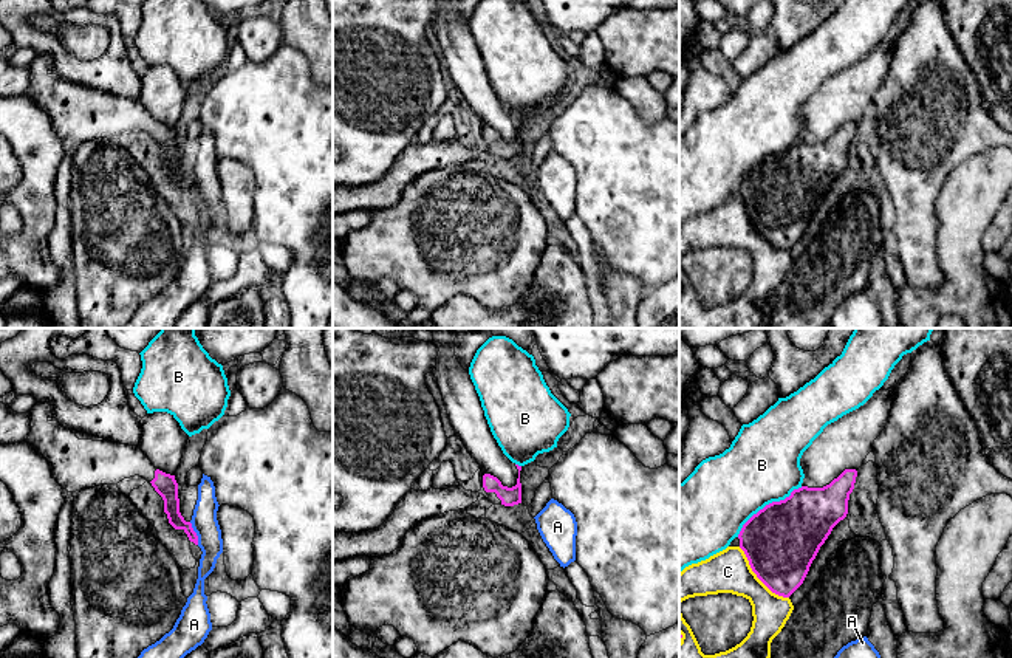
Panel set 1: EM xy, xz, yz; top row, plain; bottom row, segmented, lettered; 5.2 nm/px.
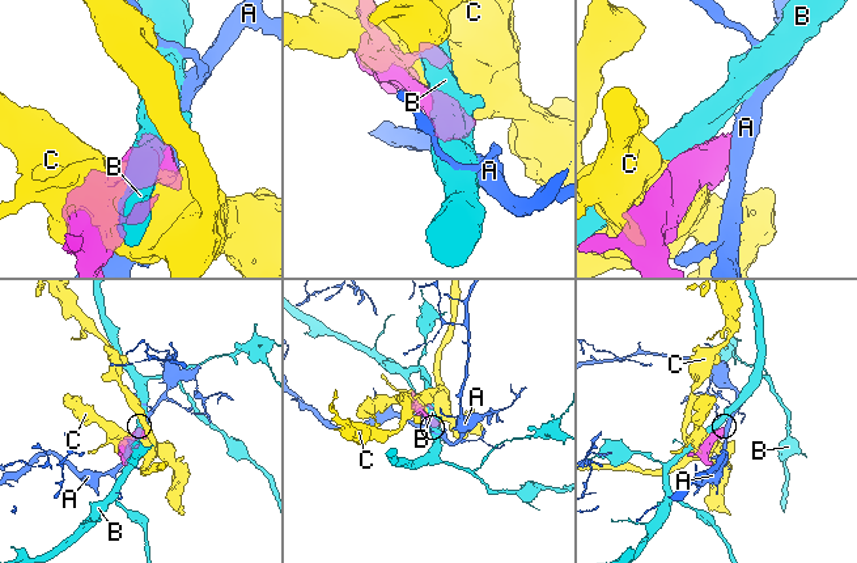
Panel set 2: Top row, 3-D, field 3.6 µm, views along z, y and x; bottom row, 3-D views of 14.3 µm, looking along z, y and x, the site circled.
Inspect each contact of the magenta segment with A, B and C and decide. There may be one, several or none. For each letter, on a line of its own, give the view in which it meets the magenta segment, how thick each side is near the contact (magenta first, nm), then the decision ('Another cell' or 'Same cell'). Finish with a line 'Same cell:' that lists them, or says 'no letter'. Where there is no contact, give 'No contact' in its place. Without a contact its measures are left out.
A: Touches magenta in xy. Thickness 90 nm (magenta) against 140 nm. Another cell
B: Touches magenta in yz. Thickness 380 nm (magenta) against 380 nm. Another cell
C: Touches magenta in yz. Thickness 380 nm (magenta) against 220 nm. Another cell
Same cell: no letter

